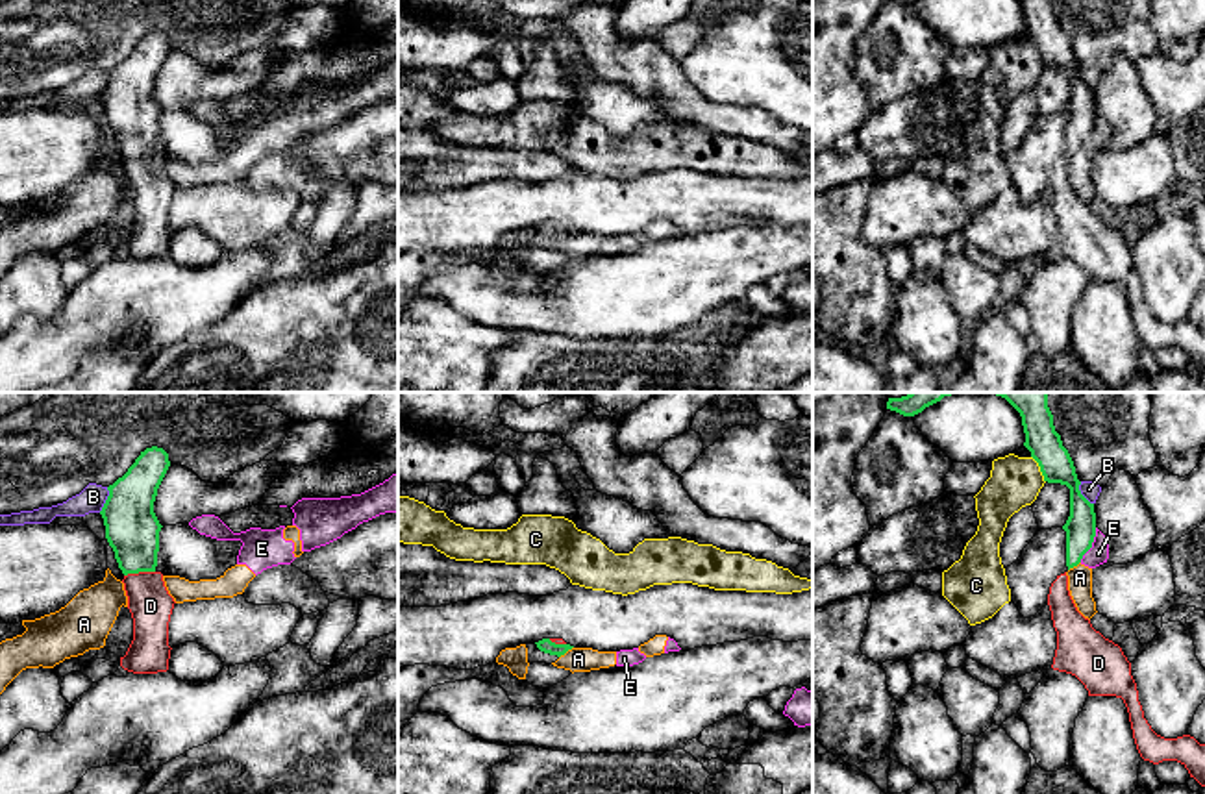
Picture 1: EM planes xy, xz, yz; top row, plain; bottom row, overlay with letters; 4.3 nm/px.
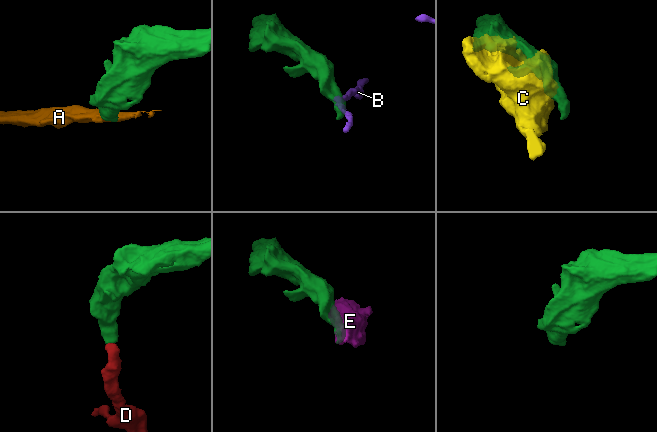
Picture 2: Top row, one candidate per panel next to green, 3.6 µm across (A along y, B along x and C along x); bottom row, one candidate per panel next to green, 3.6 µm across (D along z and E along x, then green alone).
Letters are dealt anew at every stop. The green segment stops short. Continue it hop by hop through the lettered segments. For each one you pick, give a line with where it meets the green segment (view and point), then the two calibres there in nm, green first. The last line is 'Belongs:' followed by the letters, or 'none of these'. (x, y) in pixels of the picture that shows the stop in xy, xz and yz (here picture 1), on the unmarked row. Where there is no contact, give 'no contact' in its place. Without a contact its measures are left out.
D: meets green in xy at (139, 156); 240 nm thick on the green side, 190 nm on the other
Belongs: D

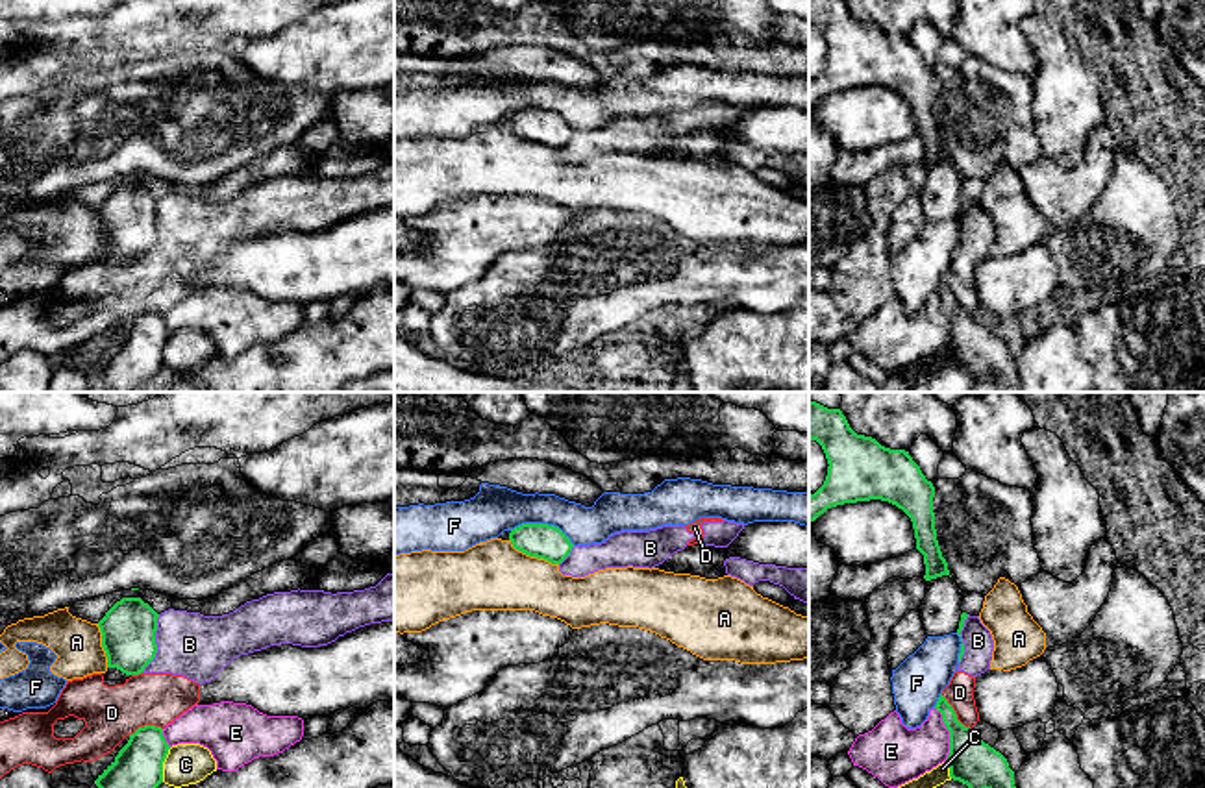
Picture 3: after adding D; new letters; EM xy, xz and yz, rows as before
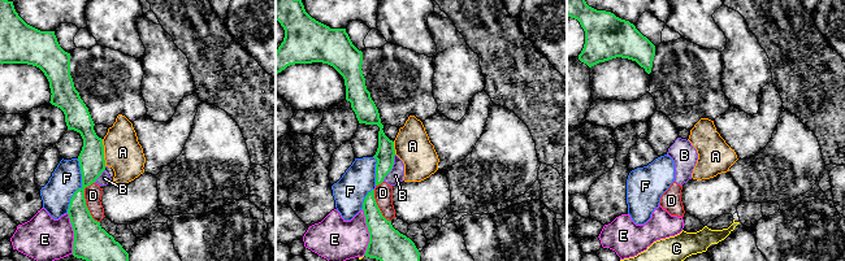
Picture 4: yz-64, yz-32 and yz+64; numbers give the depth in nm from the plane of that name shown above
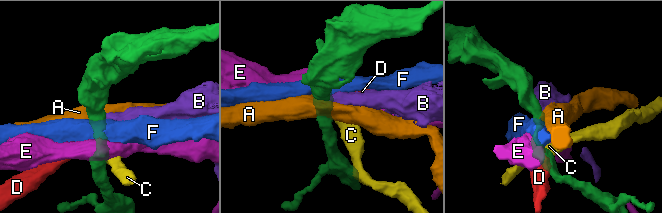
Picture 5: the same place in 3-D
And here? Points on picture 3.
Belongs: none of these

